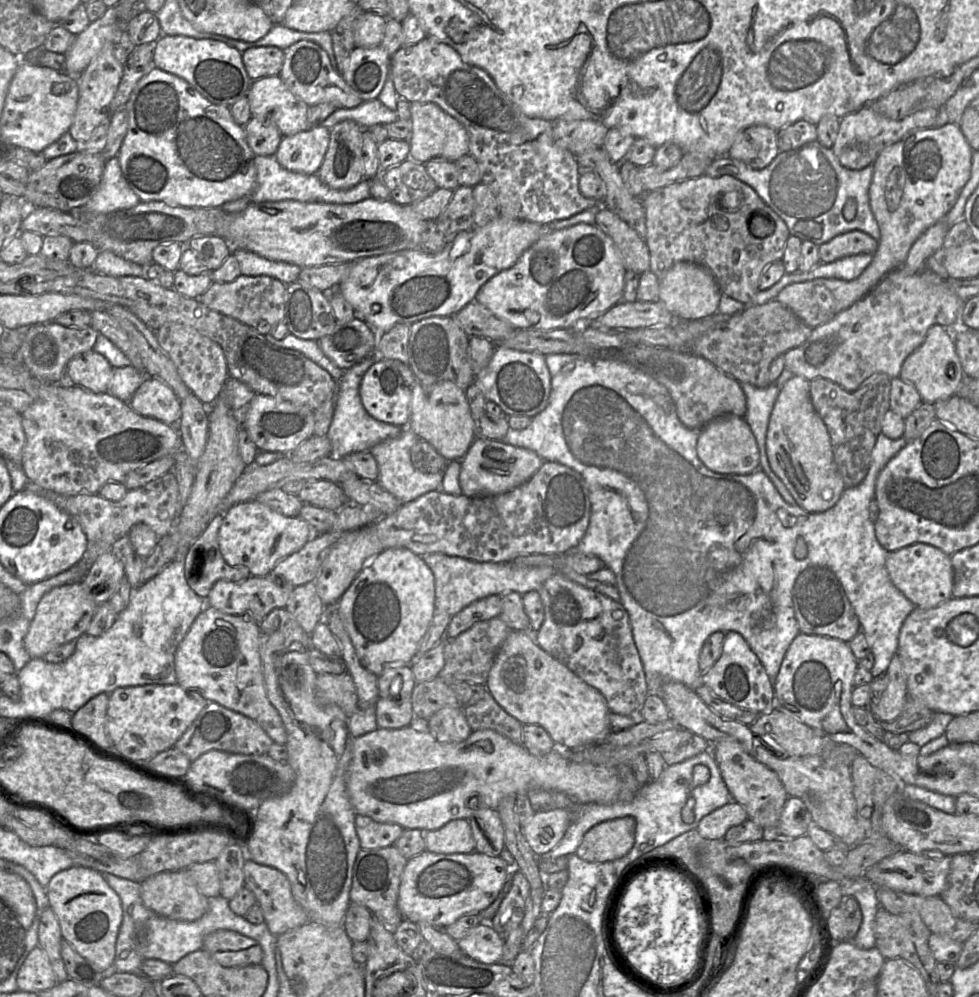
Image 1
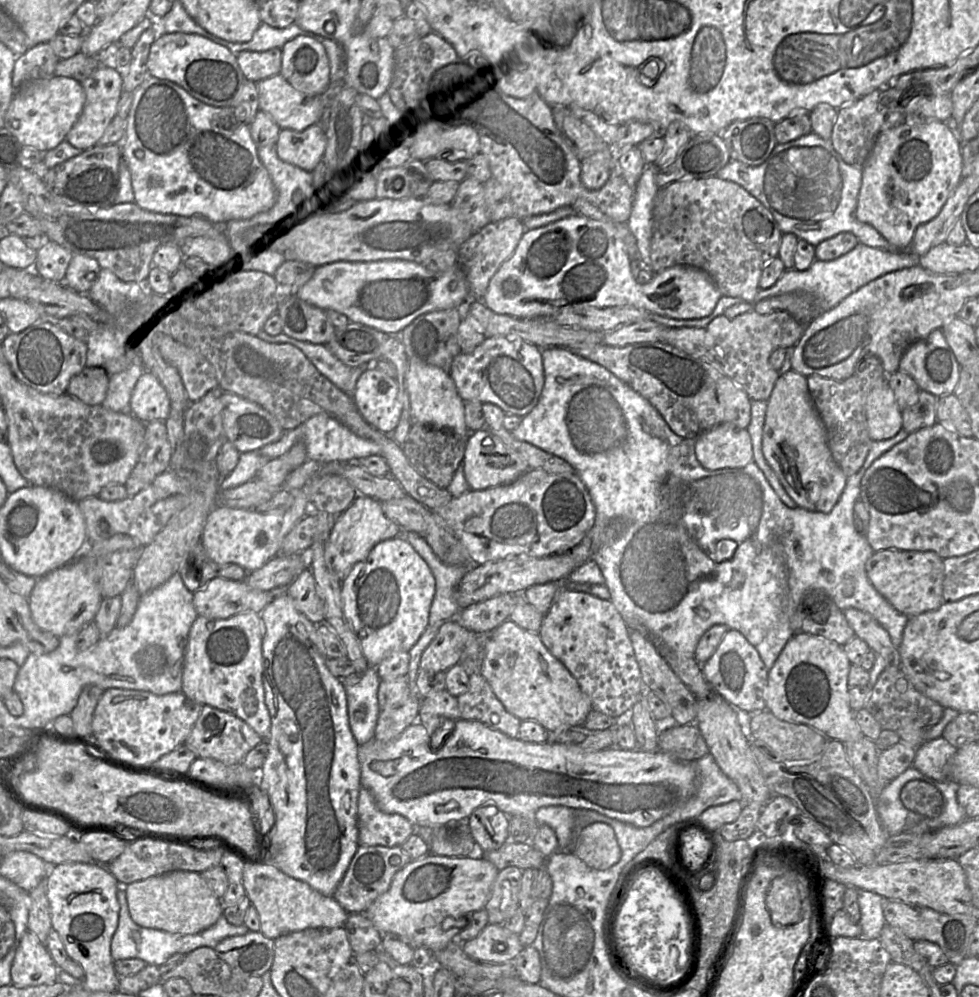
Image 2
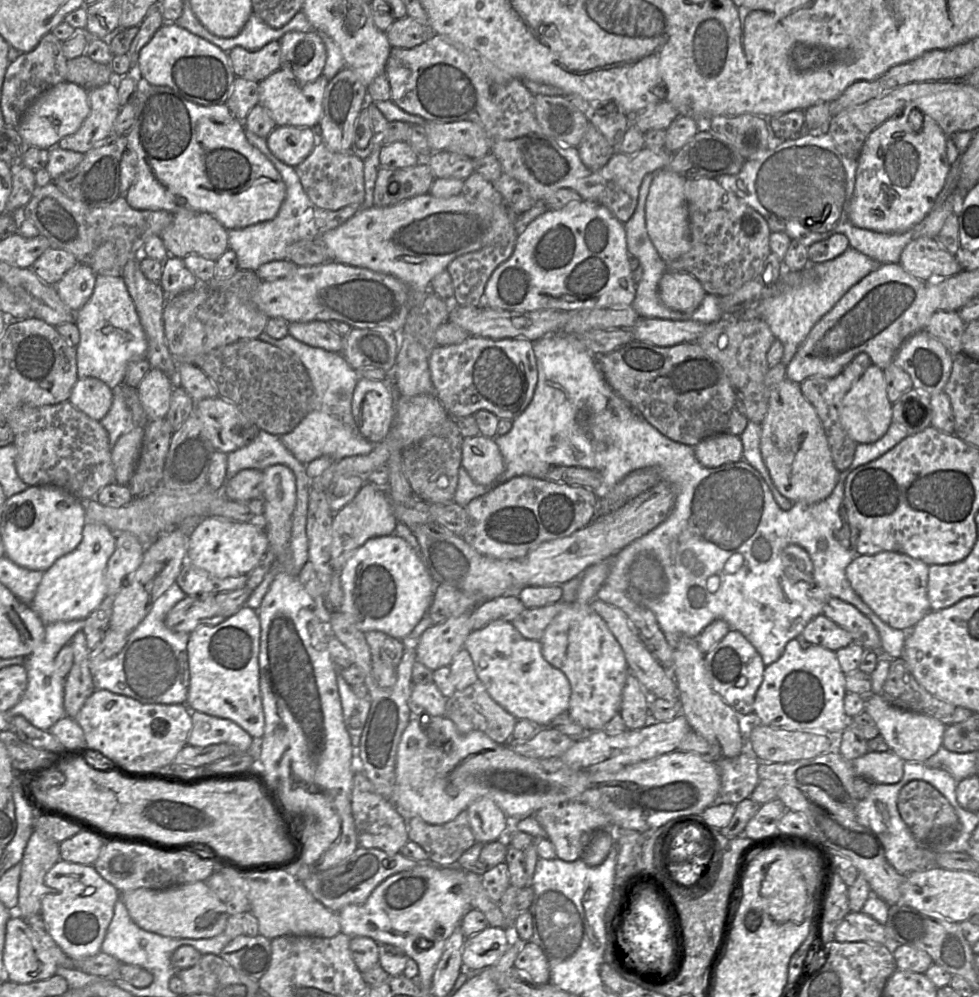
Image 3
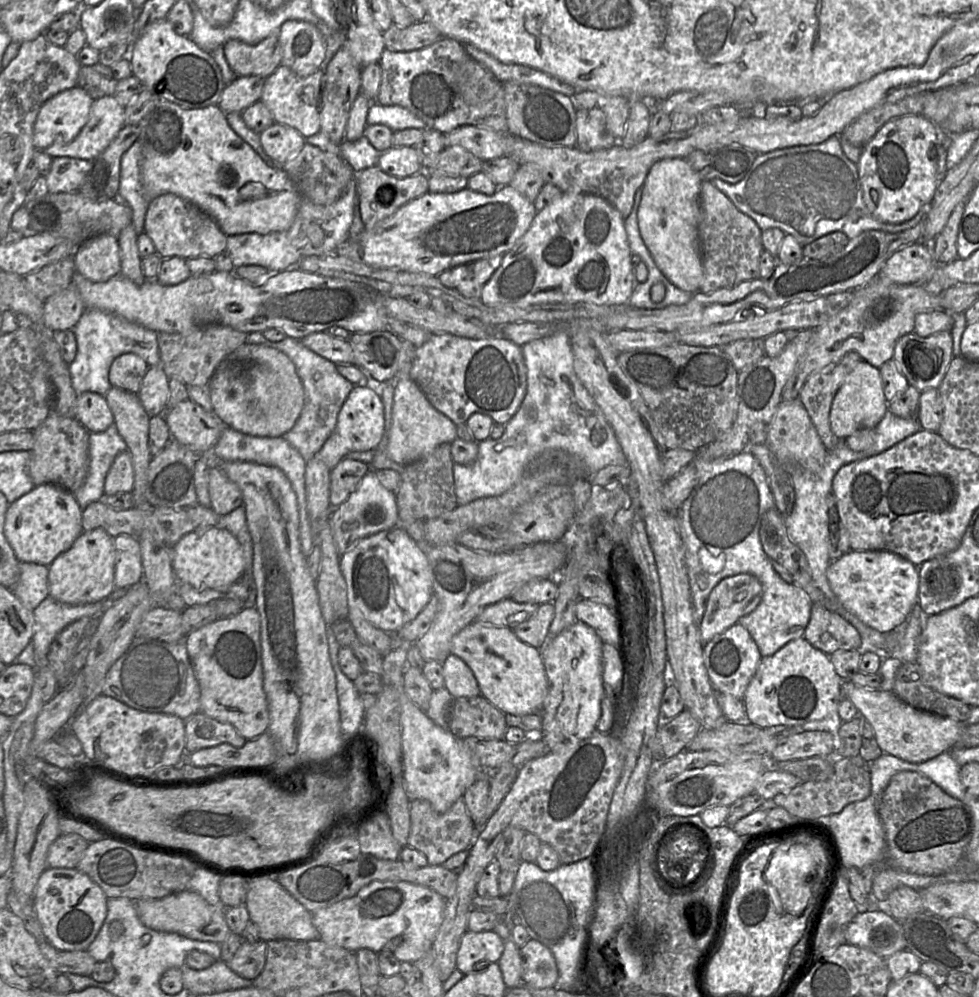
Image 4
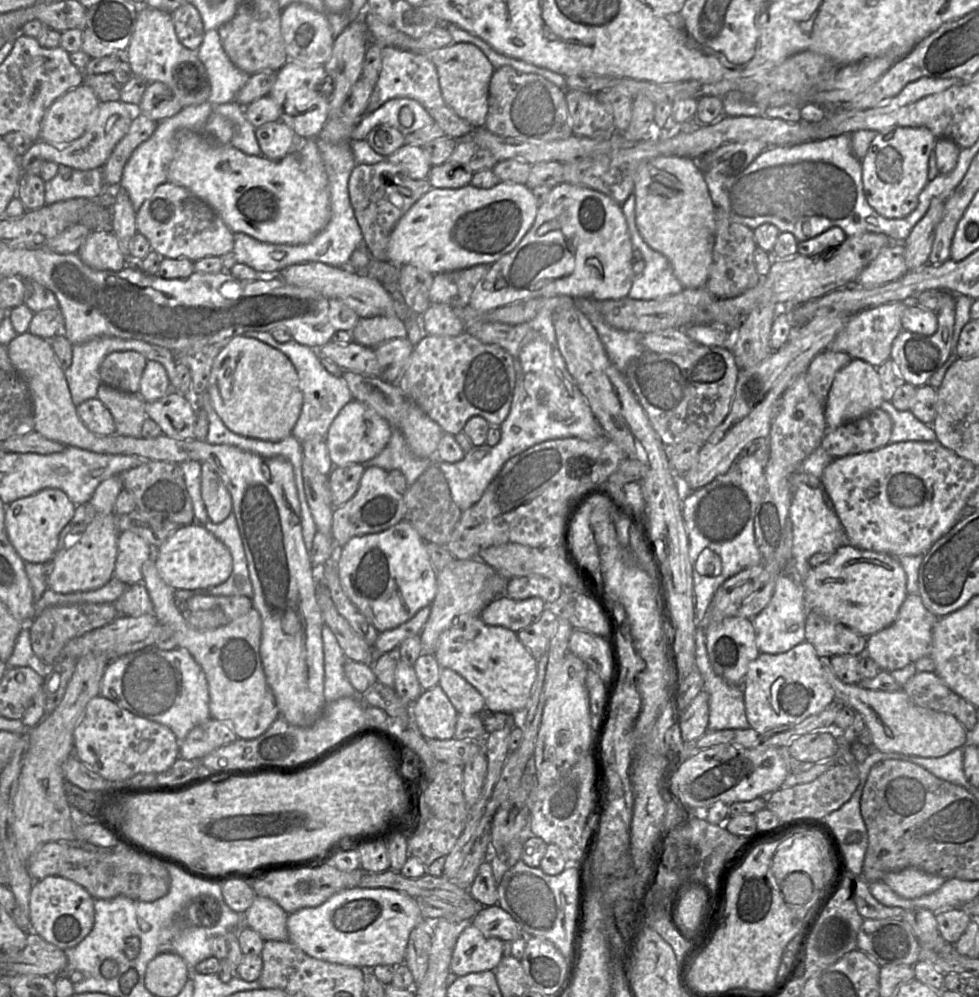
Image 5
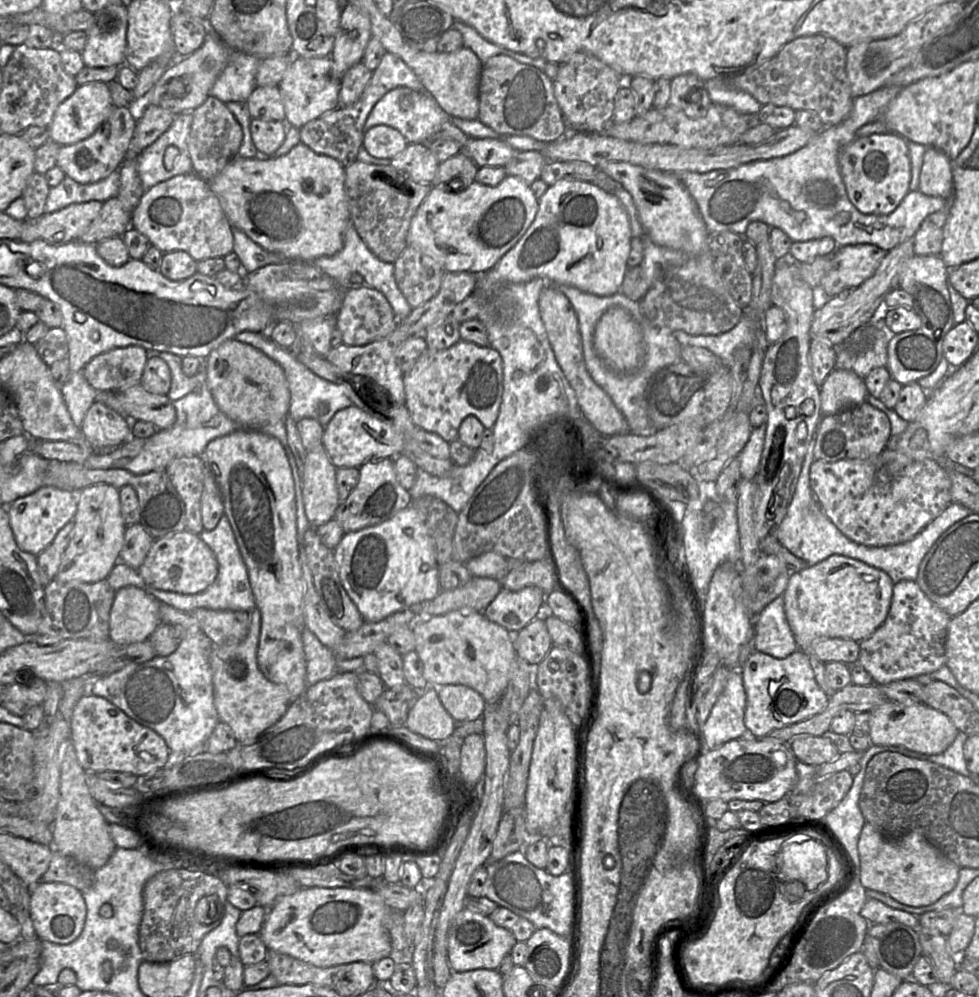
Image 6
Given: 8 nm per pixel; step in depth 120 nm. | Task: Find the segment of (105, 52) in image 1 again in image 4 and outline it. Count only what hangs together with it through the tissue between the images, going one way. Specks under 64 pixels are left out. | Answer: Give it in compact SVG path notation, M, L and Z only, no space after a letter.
M114 95L93 101L89 120L69 143L55 144L43 151L53 157L72 157L94 161L125 126L125 107Z

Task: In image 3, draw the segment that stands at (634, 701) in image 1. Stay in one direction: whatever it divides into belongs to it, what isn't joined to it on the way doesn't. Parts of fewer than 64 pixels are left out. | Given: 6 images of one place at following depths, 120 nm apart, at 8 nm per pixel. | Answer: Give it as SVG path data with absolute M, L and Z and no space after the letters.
M559 602L561 610L540 639L543 657L567 677L571 695L567 713L586 731L603 729L620 711L629 670L625 654L604 619L589 603Z

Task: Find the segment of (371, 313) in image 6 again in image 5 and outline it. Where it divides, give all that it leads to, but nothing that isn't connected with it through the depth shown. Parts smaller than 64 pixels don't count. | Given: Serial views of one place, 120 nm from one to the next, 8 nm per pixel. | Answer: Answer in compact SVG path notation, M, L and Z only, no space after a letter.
M397 316L362 317L352 329L351 337L358 344L374 348L392 339L407 337L407 329Z

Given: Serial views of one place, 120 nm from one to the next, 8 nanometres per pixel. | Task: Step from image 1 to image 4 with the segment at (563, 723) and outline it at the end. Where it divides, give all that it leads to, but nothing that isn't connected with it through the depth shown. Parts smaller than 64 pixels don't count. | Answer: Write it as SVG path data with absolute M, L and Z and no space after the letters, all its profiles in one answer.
M473 621L453 636L451 654L469 666L481 695L504 714L540 713L548 694L541 653L518 639L512 629Z

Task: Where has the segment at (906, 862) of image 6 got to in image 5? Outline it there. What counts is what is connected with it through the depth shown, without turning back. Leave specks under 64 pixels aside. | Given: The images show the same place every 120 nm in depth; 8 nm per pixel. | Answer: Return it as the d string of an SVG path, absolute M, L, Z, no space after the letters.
M907 868L888 873L881 881L905 899L914 899L939 889L945 878L925 873L918 869Z

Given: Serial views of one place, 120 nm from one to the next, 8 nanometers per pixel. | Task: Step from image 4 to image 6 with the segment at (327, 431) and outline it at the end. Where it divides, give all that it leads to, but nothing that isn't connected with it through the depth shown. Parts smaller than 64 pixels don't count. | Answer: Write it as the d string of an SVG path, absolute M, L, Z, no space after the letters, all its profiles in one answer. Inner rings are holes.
M242 331L236 334L234 339L250 344L251 346L261 350L282 367L291 395L288 415L293 419L293 421L297 422L303 418L311 418L317 420L323 427L326 427L332 417L339 410L352 405L350 398L344 391L344 385L338 385L314 374L296 358L291 349L277 345L269 337L269 331L265 333ZM320 402L327 402L329 404L329 411L325 415L319 414L317 410L317 406Z

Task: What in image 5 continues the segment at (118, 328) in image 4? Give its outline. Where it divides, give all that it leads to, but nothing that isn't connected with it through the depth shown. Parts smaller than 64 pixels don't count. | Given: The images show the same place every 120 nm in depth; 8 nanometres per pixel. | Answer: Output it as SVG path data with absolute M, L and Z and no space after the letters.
M117 337L95 338L83 344L73 345L72 364L65 370L65 378L75 407L78 407L86 400L97 398L98 388L102 383L99 367L108 354L119 351L136 351L142 354L147 361L152 360L161 363L165 367L170 381L173 381L176 377L176 361L174 353L167 348L151 345L141 340L134 339L125 340Z

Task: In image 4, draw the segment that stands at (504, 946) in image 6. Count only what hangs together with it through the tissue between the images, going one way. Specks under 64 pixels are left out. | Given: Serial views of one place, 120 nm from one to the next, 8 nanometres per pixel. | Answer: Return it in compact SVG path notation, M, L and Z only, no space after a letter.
M472 932L462 936L456 957L456 969L465 975L485 970L499 961L504 951L503 940L494 932Z

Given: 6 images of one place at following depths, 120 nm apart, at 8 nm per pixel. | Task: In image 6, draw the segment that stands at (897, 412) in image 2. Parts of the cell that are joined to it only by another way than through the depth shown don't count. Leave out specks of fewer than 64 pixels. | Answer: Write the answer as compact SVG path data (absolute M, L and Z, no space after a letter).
M834 369L820 388L821 412L831 416L867 402L865 380L854 371Z

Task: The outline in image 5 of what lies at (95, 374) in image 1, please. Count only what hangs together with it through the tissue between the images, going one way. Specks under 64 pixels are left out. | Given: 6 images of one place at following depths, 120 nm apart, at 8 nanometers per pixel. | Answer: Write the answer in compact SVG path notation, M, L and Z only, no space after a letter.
M98 398L84 401L77 407L77 412L80 420L92 433L100 436L116 434L112 414Z

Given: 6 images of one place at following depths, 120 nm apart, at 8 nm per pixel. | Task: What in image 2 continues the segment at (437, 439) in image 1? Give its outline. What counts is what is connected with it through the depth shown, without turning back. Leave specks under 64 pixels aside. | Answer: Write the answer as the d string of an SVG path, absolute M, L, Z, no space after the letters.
M409 359L405 386L409 396L412 424L447 430L465 438L469 436L470 432L465 423L465 404L449 372L417 359Z

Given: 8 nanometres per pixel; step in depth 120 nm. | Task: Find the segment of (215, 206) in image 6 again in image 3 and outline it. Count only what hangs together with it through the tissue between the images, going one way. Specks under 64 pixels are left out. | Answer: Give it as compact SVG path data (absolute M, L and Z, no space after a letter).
M182 208L172 214L171 224L160 235L170 256L183 259L195 254L216 261L229 249L228 230L211 214L189 208Z

